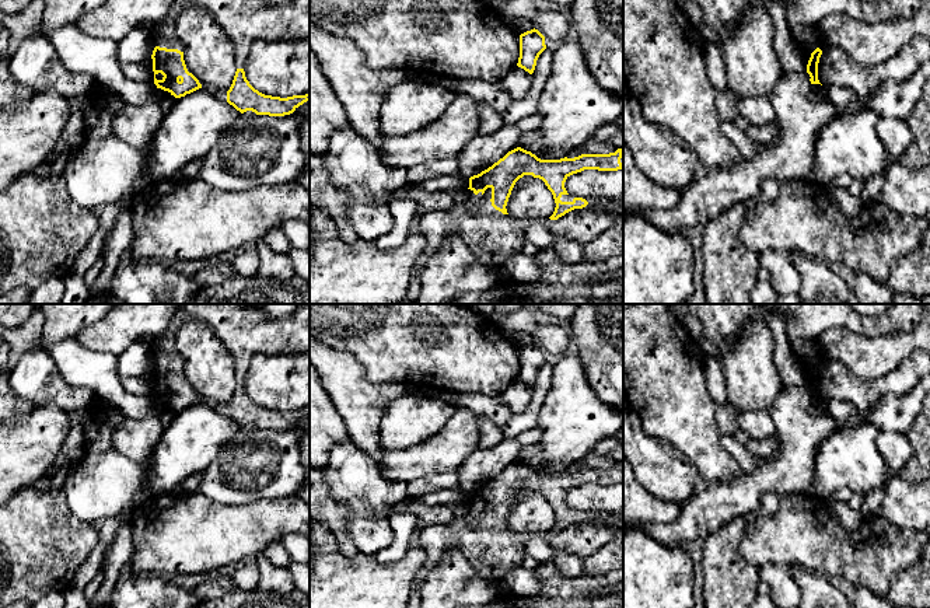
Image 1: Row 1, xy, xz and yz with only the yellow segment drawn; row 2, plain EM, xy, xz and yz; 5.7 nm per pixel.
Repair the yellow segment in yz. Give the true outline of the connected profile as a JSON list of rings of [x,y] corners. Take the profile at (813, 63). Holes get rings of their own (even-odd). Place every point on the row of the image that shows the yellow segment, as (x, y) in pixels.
[[[818,27],[810,29],[818,39],[818,48],[811,53],[807,64],[811,84],[838,85],[850,88],[859,97],[868,95],[885,80],[905,80],[912,76],[924,62],[930,60],[930,38],[915,36],[895,56],[885,63],[864,67],[840,50],[835,43],[824,43]]]

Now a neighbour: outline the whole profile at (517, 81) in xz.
[[[515,66],[496,81],[503,90],[508,92],[511,99],[525,99],[532,83],[532,76],[524,69]]]

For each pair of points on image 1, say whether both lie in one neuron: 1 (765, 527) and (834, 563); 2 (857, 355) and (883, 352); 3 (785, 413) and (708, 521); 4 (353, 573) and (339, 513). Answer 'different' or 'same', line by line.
1: same
2: same
3: same
4: different

